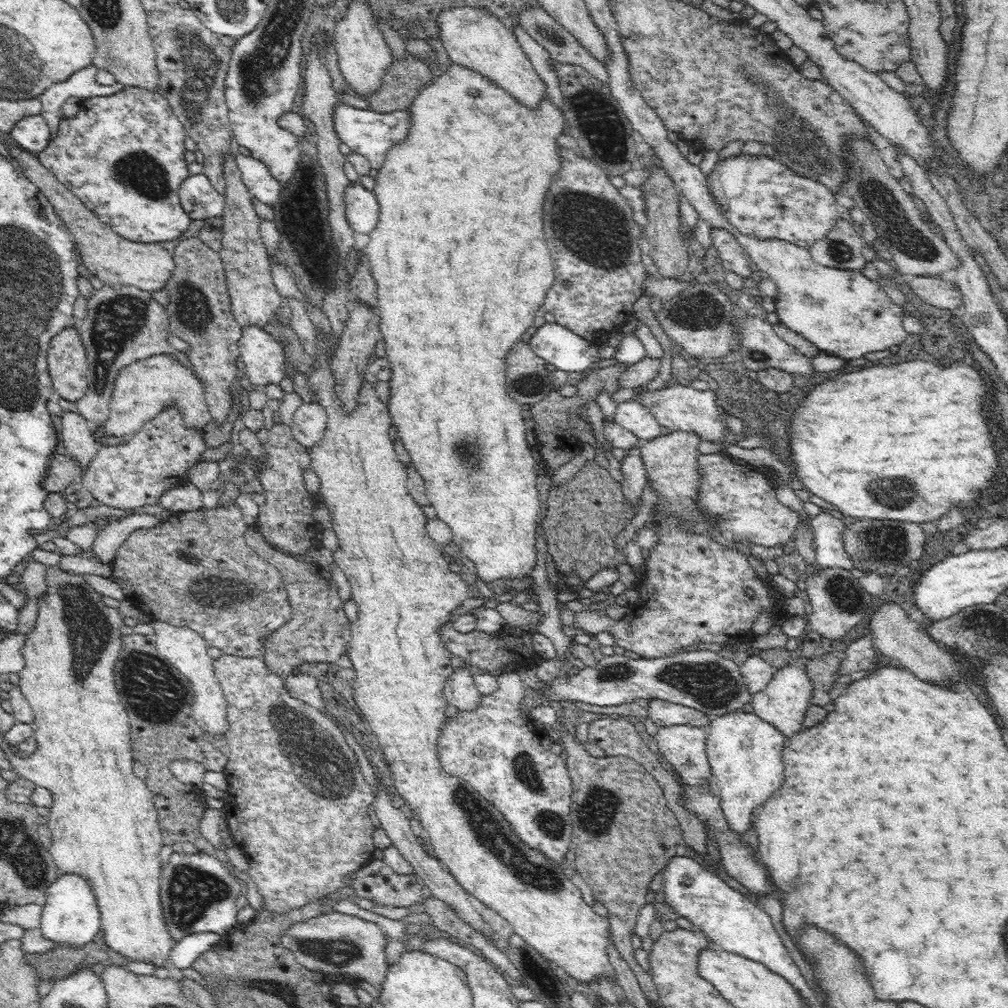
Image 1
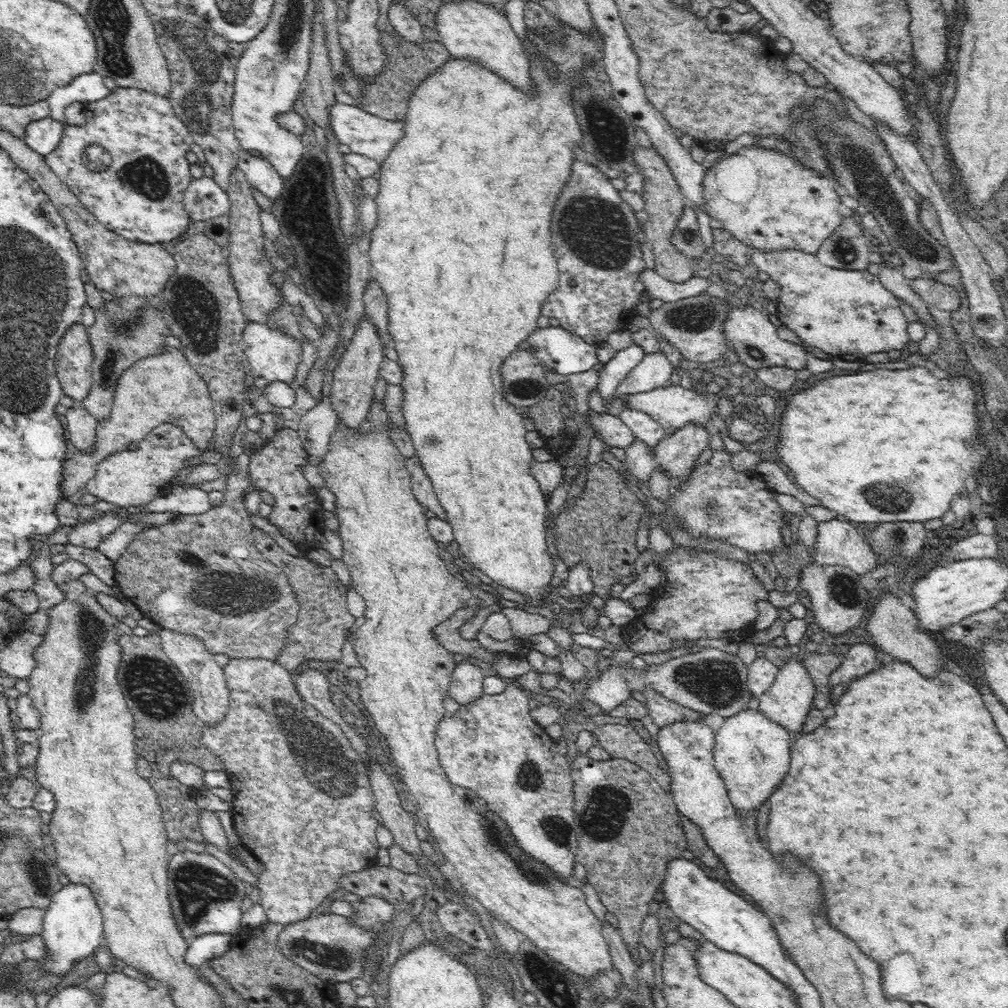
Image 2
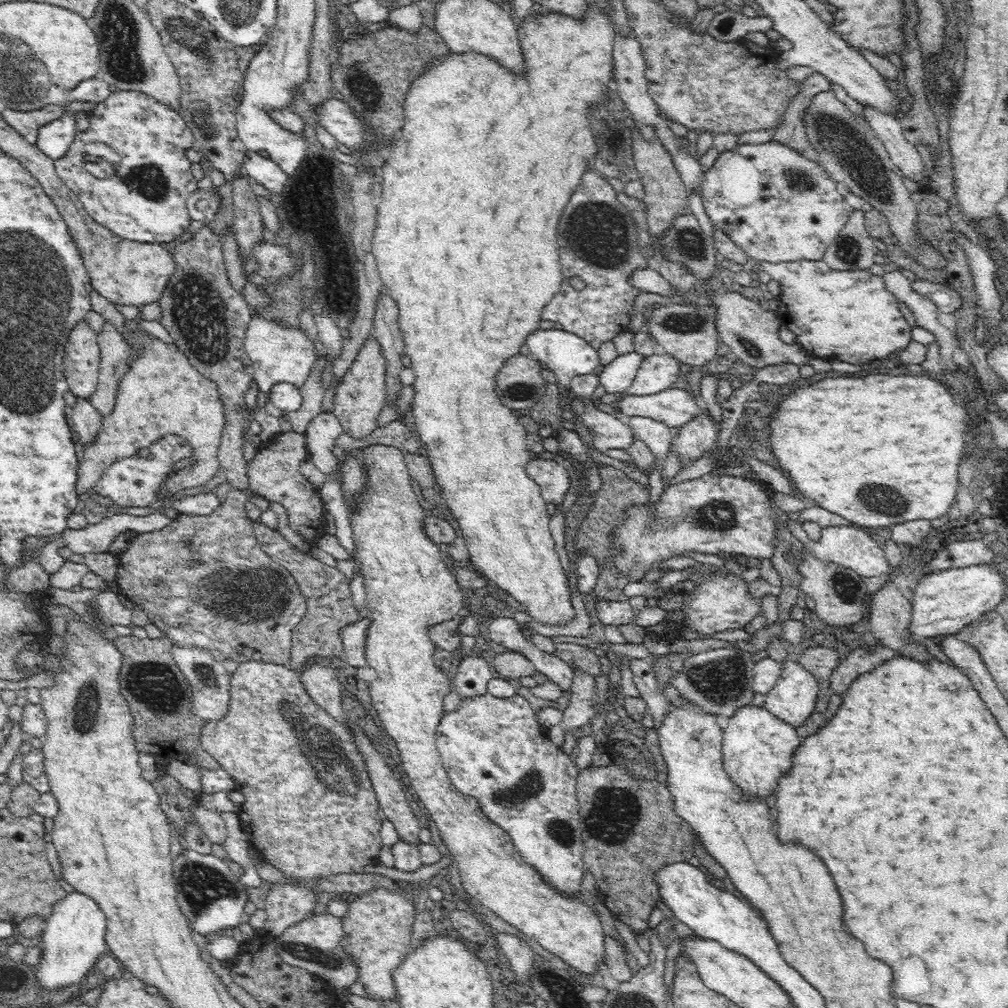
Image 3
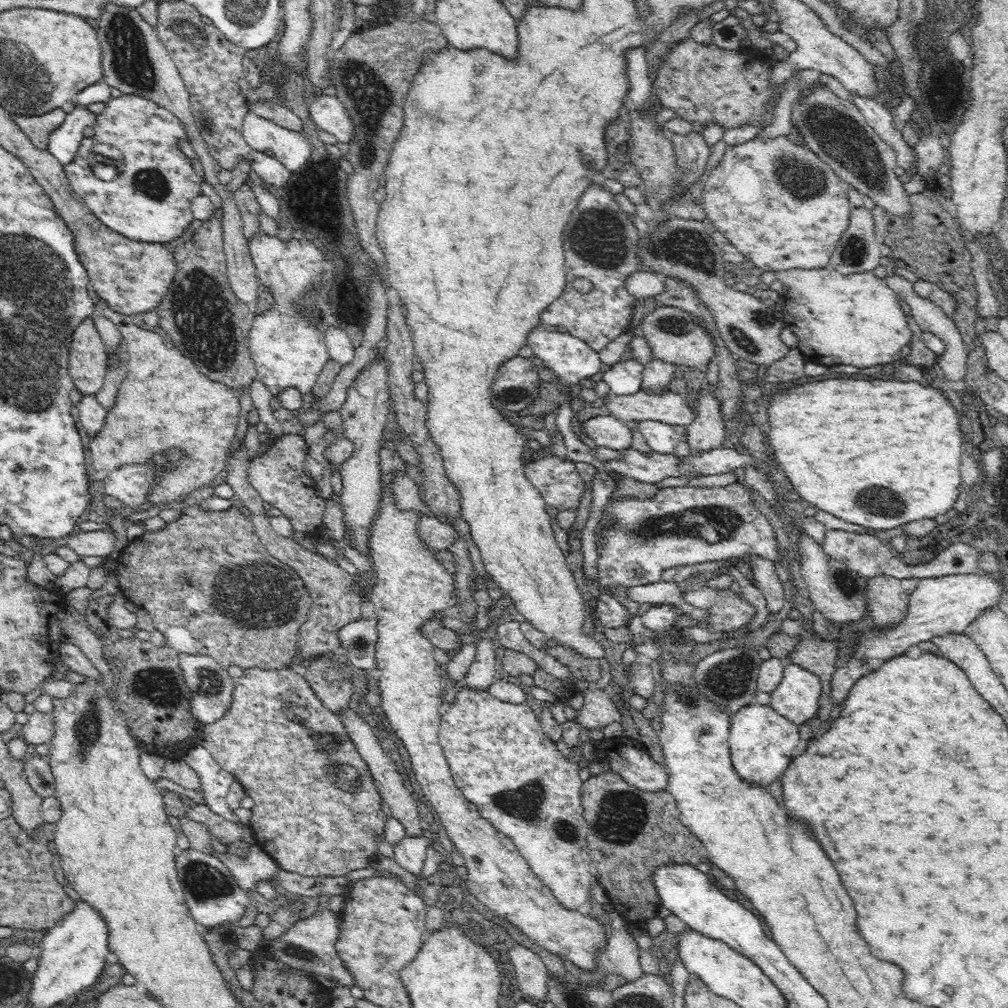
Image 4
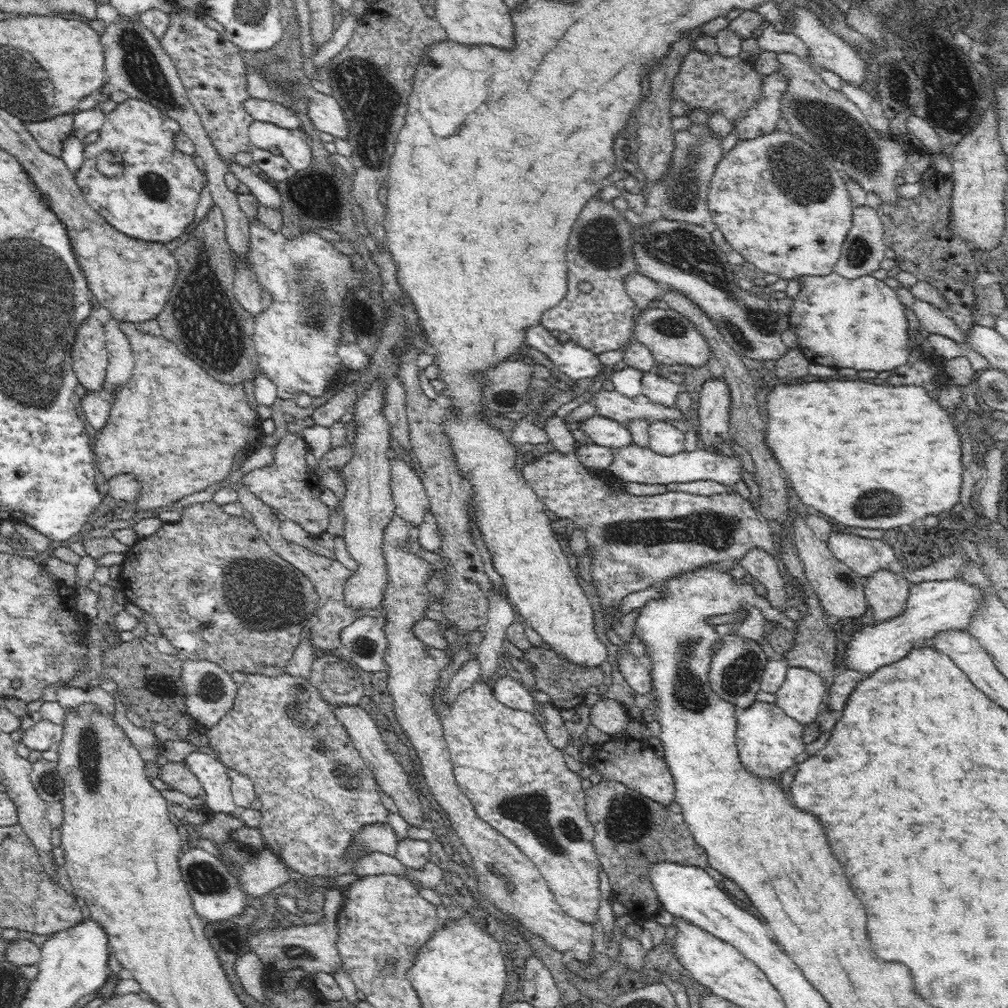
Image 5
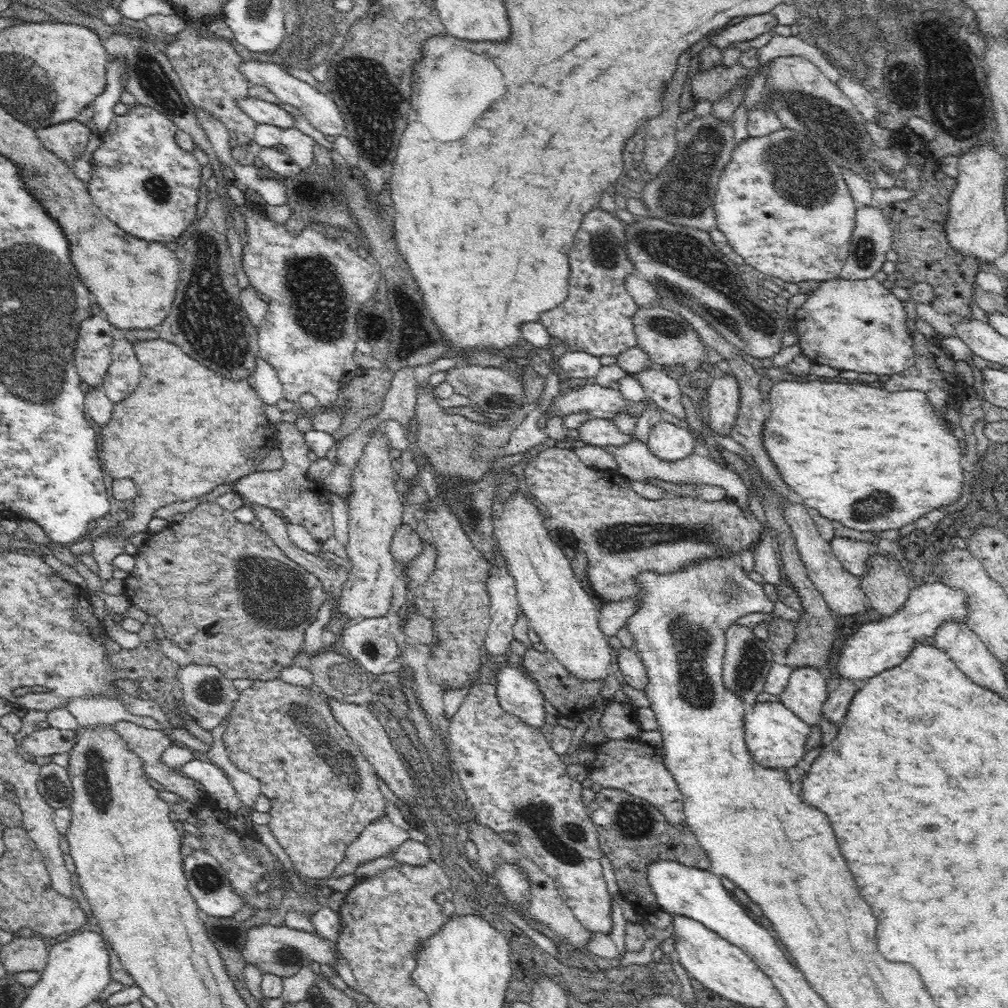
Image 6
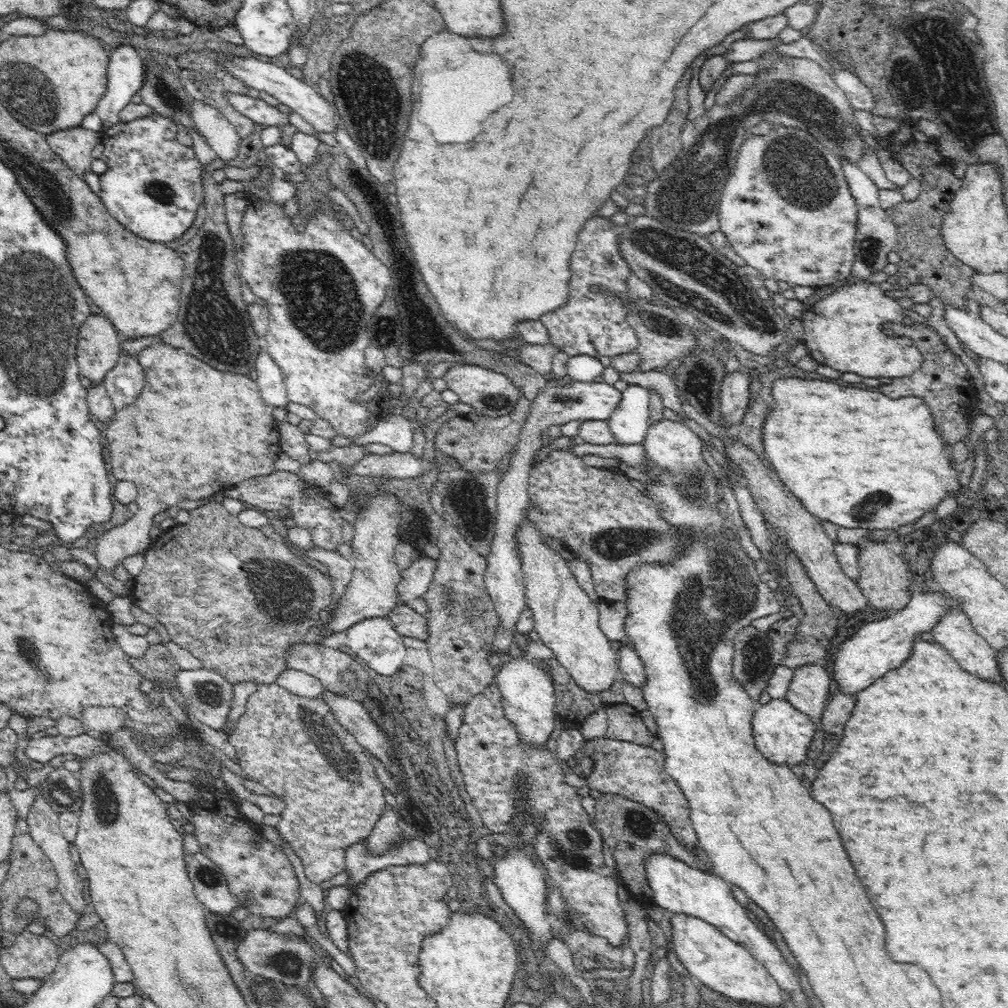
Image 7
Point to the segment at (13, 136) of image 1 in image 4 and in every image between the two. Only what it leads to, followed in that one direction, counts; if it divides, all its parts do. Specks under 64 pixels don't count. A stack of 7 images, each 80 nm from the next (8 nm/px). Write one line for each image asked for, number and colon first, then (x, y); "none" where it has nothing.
2: (42, 136)
3: (54, 139)
4: (64, 142)

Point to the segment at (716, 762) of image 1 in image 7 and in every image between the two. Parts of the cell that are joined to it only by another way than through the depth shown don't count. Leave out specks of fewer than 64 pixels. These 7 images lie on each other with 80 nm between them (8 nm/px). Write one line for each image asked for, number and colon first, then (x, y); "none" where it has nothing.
2: (750, 751)
3: (757, 748)
4: (762, 743)
5: (769, 742)
6: (775, 737)
7: (783, 734)

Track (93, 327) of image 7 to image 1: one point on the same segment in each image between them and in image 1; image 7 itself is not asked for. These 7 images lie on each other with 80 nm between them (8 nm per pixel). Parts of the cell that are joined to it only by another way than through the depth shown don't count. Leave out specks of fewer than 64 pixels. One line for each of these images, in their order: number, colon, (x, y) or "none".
1: (67, 358)
2: (74, 359)
3: (82, 355)
4: (87, 365)
5: (89, 353)
6: (93, 353)

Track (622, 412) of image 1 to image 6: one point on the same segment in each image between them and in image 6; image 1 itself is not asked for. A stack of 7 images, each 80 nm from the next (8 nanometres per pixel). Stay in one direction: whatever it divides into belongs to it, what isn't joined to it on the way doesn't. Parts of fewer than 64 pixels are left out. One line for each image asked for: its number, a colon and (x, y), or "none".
2: (649, 431)
3: (656, 435)
4: (662, 438)
5: (664, 439)
6: (670, 442)

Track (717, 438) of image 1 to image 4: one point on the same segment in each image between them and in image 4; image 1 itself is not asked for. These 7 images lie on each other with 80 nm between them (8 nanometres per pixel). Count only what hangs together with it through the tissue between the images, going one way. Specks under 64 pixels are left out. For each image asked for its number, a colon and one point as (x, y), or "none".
2: (673, 406)
3: (674, 407)
4: (671, 408)

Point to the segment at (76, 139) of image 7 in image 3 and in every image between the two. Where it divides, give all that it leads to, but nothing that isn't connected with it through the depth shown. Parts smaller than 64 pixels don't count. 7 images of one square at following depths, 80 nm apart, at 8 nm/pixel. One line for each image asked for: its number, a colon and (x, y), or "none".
3: (27, 122)
4: (38, 128)
5: (50, 133)
6: (68, 140)

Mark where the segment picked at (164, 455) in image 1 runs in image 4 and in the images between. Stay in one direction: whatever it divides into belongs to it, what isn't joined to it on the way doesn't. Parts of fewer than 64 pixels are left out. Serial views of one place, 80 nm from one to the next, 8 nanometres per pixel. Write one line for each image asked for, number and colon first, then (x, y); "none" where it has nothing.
2: (132, 477)
3: (134, 482)
4: (131, 484)

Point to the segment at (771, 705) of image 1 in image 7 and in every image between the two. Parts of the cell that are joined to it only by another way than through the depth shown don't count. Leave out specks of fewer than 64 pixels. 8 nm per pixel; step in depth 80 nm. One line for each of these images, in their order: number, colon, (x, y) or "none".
2: (788, 700)
3: (792, 699)
4: (796, 697)
5: (802, 695)
6: (805, 693)
7: (809, 691)

